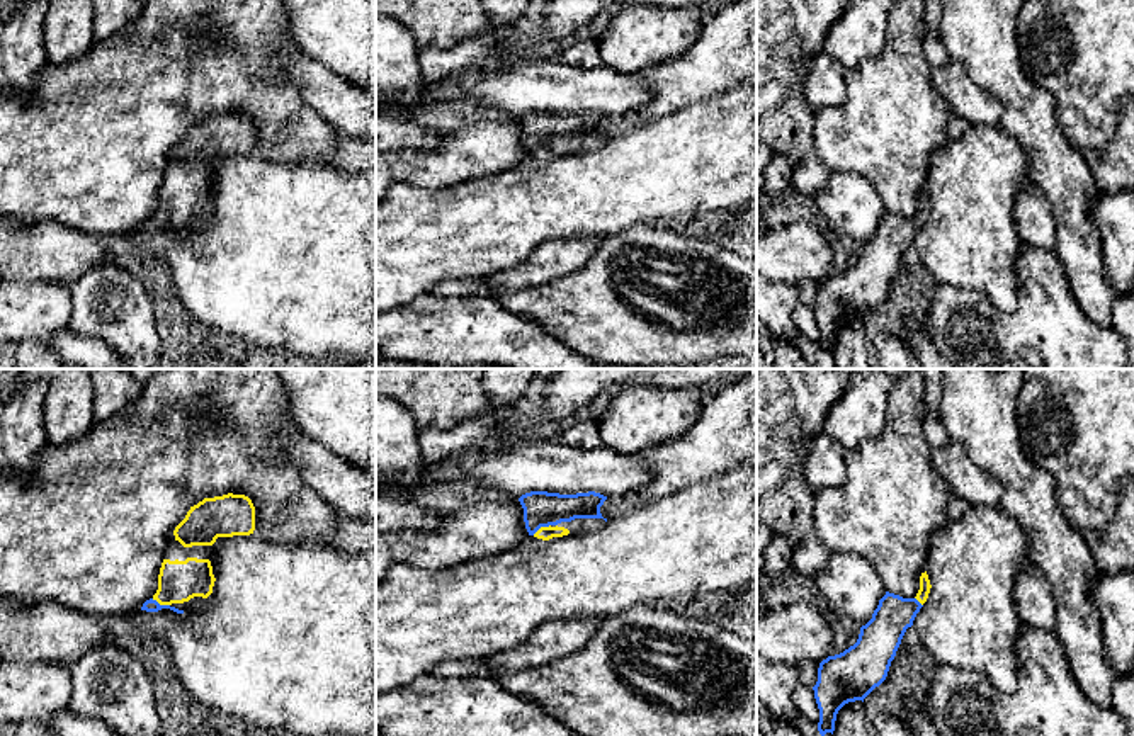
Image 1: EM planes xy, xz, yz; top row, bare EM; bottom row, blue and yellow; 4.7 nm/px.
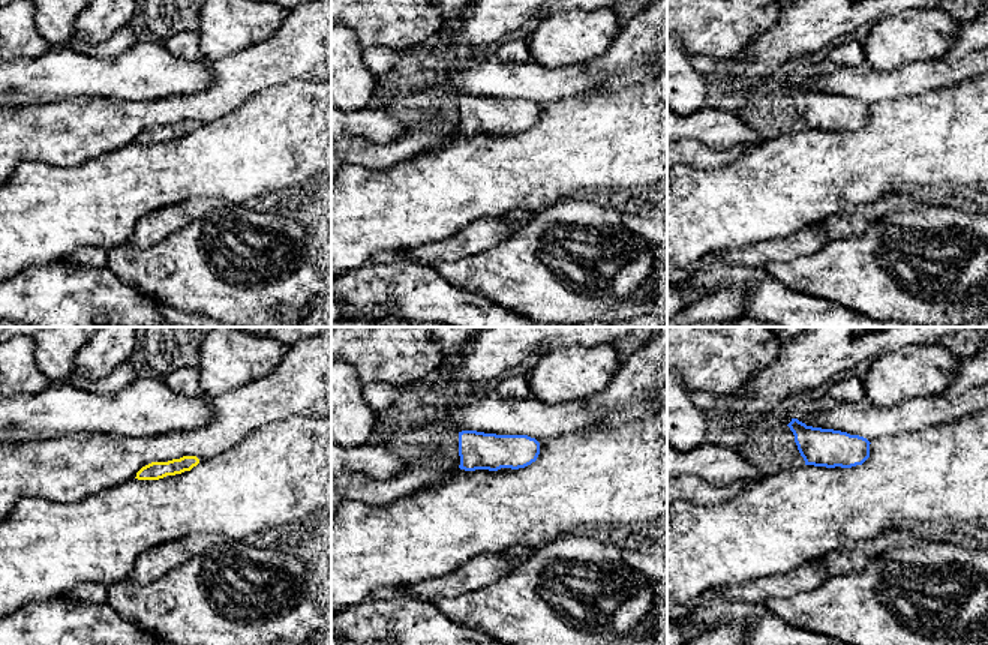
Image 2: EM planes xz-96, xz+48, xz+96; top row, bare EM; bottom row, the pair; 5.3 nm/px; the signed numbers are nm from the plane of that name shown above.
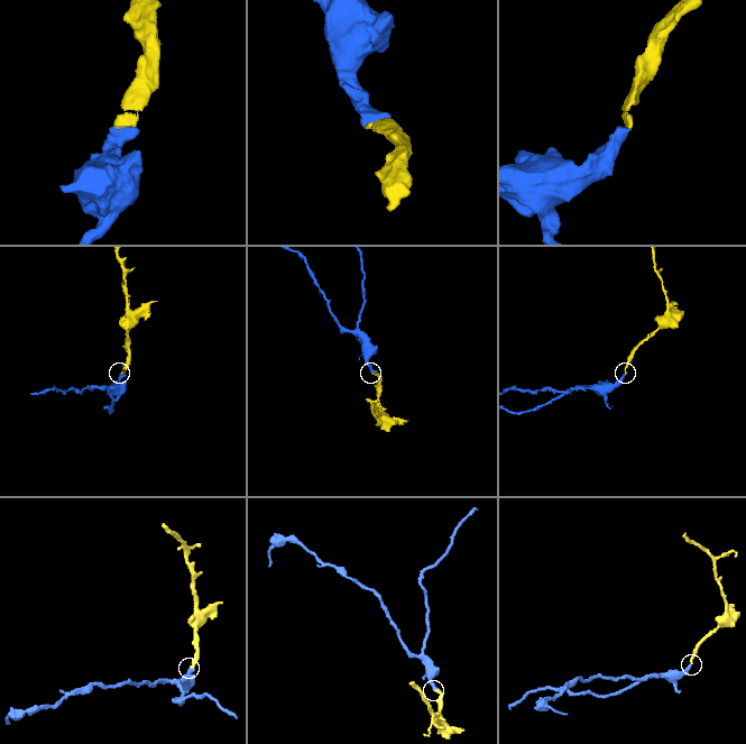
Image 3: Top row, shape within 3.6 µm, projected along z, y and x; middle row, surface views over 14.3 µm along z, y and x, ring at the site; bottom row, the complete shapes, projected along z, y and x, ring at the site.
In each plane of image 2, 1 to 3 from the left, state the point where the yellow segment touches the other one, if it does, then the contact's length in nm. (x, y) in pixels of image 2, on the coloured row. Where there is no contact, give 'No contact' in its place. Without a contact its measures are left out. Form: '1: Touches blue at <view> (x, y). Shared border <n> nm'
1: No contact
2: No contact
3: No contact

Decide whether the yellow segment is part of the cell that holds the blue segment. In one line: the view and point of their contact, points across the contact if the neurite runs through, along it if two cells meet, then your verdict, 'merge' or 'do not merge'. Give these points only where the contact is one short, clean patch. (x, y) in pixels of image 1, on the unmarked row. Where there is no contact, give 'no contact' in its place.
xy (158, 223) | across xy (150, 225), (158, 223), (179, 201) | merge

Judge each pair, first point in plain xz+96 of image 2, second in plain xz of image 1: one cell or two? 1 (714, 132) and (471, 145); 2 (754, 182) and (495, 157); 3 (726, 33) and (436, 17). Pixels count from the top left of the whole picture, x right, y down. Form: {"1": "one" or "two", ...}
{"1": "two", "2": "two", "3": "one"}

